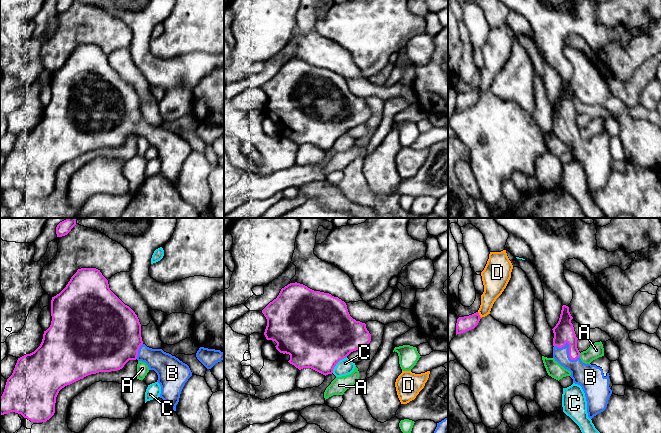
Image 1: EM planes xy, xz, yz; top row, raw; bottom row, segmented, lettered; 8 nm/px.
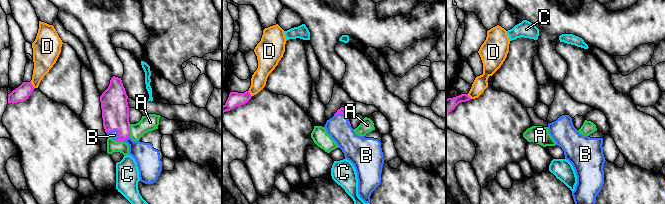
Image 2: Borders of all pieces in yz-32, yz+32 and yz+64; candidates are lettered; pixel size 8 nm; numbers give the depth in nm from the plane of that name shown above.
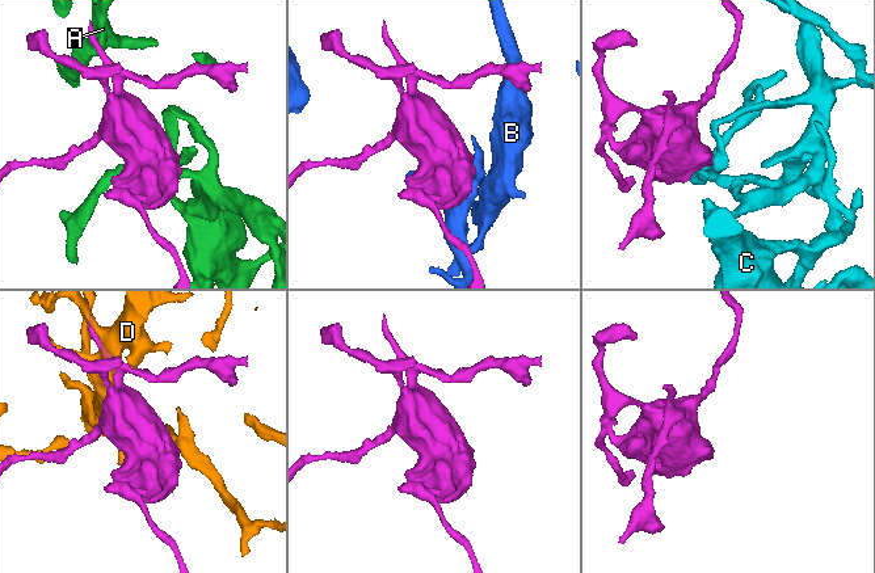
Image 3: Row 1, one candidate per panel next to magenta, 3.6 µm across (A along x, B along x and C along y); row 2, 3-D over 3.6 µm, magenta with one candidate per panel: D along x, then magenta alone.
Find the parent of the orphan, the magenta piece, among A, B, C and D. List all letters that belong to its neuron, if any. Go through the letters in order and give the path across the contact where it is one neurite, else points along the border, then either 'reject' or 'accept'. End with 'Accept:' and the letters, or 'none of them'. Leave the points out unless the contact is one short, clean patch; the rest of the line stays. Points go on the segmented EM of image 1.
A: along yz (579, 353), (580, 356) | reject
B: across yz (564, 332), (565, 341), (569, 349), (569, 358), (586, 375) | accept
C: along xz (346, 356), (336, 364), (332, 372) | reject
D: reject
Accept: B

